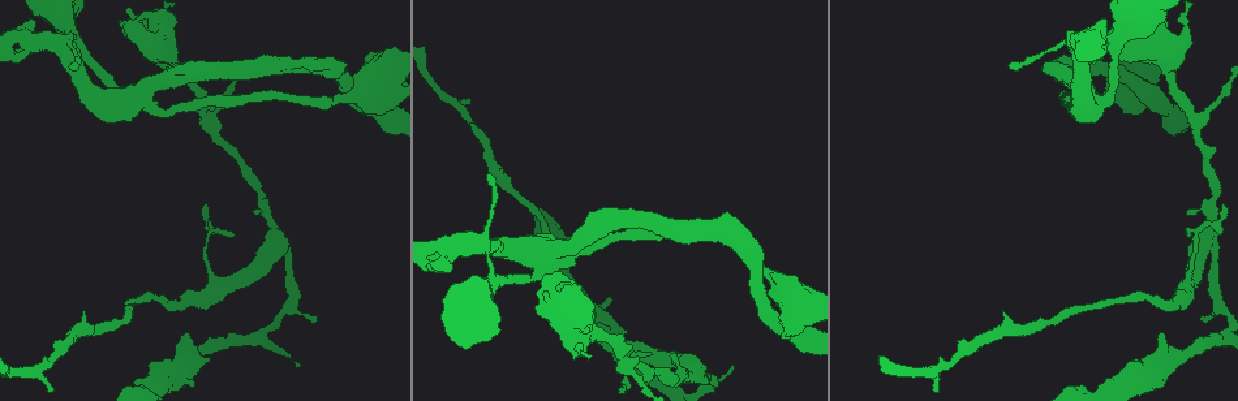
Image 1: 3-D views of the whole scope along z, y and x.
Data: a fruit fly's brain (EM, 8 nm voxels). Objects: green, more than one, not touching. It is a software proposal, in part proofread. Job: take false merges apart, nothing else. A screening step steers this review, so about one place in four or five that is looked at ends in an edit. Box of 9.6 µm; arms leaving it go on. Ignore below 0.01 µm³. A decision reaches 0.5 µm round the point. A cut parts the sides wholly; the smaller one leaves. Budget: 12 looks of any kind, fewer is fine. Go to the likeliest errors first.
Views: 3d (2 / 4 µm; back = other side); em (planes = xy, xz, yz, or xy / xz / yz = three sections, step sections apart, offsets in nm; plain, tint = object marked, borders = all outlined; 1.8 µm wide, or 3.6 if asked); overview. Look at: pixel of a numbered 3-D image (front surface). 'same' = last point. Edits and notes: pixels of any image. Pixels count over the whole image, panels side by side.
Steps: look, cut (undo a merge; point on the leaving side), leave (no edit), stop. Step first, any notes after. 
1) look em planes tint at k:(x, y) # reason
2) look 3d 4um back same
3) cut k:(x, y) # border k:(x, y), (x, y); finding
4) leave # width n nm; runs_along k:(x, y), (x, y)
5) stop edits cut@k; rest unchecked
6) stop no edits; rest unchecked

look em xy step 8 tint at 1:(1194, 118)

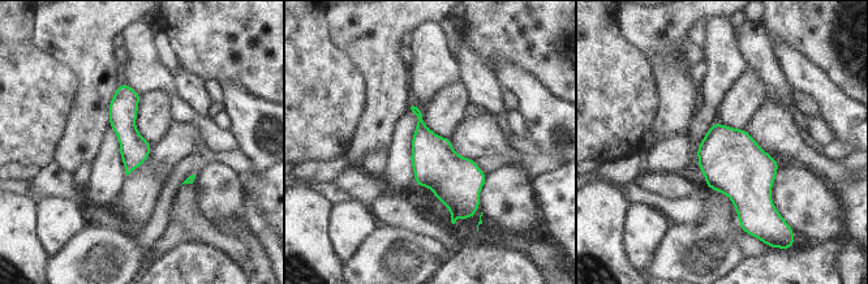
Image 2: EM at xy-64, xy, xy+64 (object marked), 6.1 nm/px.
look em planes tint same

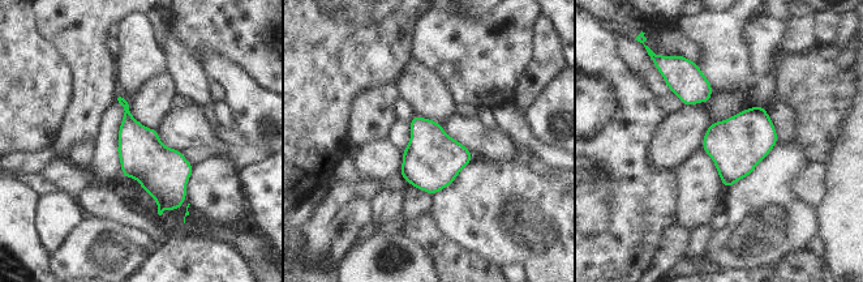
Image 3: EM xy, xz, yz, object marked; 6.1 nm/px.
leave # width 280 nm; all the same neuron

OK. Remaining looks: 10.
look 3d 4um back at 1:(1164, 49) # sharp bend

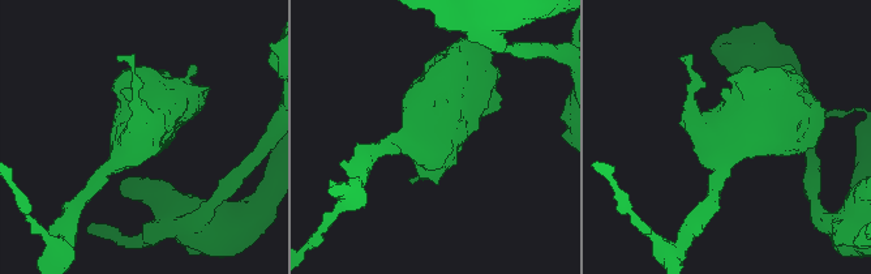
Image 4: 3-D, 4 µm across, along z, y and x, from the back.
look em 3.6um xy step 8 tint at 4:(435, 135) # need the tissue

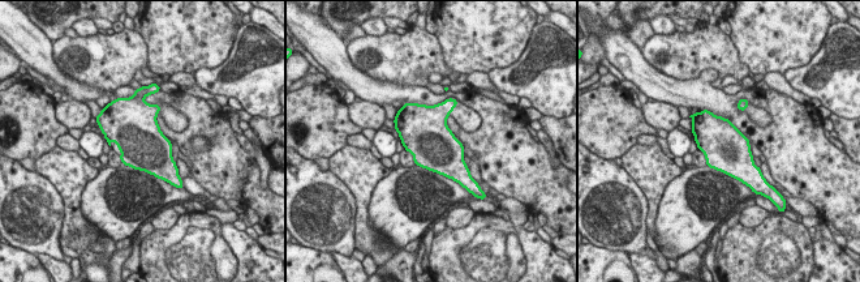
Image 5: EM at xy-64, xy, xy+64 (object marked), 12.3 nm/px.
leave # width 550 nm; all the same neuron

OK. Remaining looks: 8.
look 3d 4um back at 1:(1092, 28)

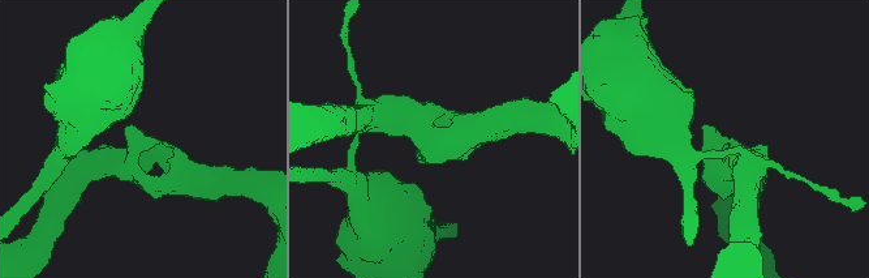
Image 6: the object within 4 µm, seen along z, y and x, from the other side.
look em planes plain at 6:(132, 144) # shape alone is not enough

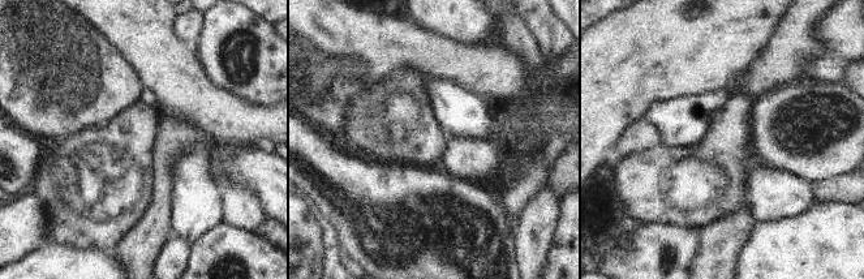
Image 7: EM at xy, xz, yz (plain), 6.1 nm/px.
look em planes tint same

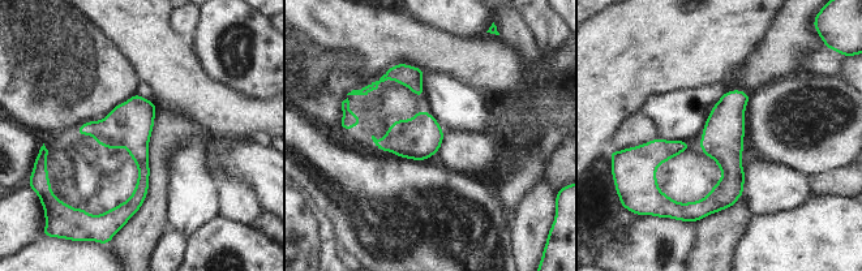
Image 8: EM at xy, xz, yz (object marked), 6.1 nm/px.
leave # width 260 nm; runs_along 8:(738, 93), (729, 185), (703, 211); one neuron here

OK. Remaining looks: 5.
look 3d 4um at 1:(333, 105) # closes a loop

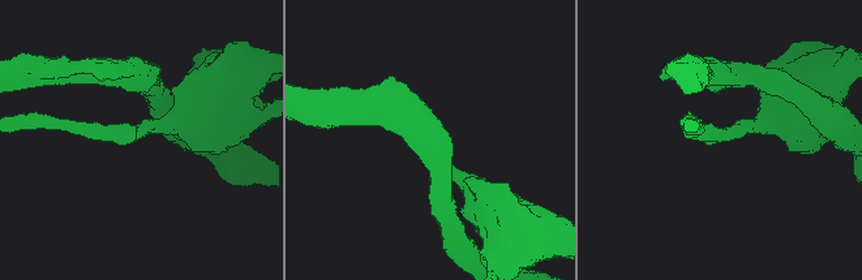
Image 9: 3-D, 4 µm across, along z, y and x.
look em xz step 4 tint at 9:(720, 134)

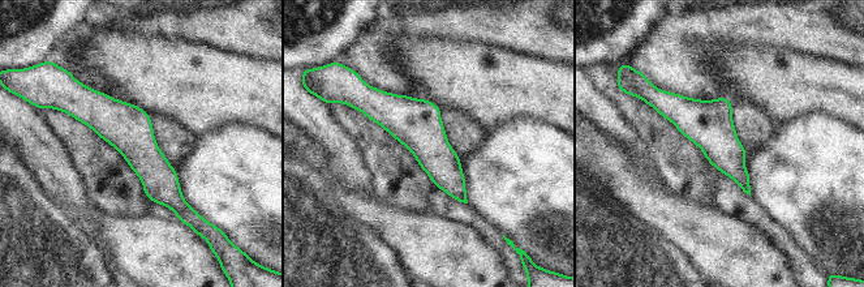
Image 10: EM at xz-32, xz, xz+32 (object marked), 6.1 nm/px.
look em planes tint same # cut it another way

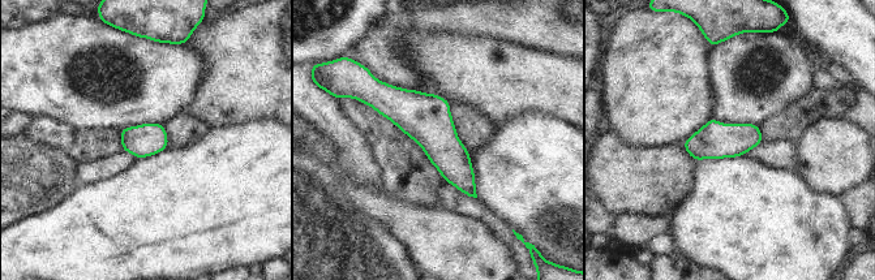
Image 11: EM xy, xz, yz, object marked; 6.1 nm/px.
leave # runs_along 11:(372, 99), (395, 103), (472, 193); continuous, no second neuron

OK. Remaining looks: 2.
look 3d 4um back at 1:(693, 368) # three-way junction

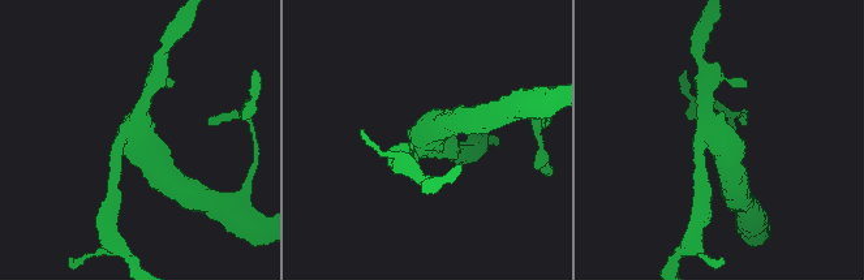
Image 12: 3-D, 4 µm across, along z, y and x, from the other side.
look em yz step 4 borders at 12:(139, 128) # arms 3; arm_widths 190, 260, 360 nm; need the tissue

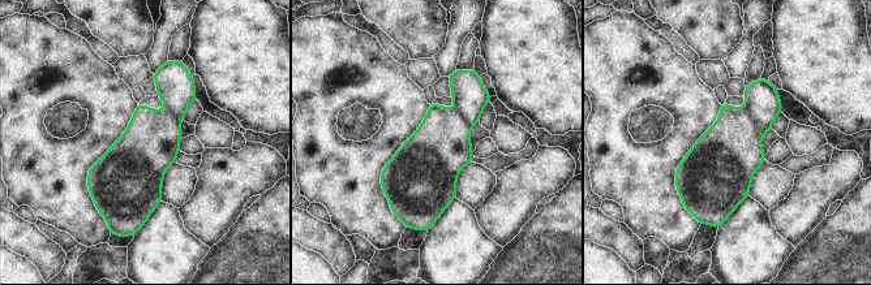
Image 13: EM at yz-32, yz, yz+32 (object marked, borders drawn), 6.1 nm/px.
cut 13:(730, 152) # border 13:(745, 106), (755, 129), (762, 137); two neurons meet here

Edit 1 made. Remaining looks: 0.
stop edits cut@13; rest unchecked

